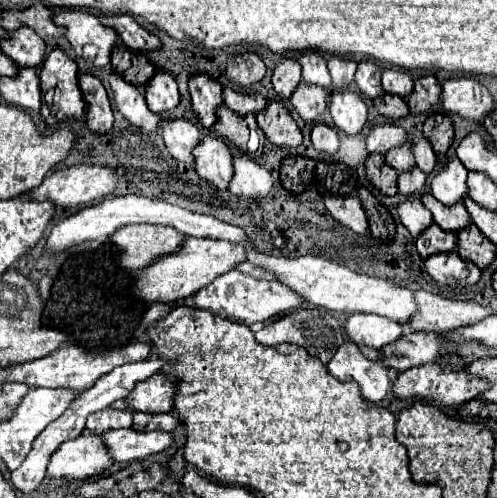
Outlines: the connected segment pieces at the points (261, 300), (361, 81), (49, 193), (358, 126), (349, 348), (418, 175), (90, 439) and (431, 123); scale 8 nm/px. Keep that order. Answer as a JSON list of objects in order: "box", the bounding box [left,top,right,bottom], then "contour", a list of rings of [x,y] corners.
[{"box":[192,270,304,326],"contour":[[[230,270],[226,274],[220,274],[214,282],[210,282],[202,290],[198,290],[192,296],[192,300],[202,310],[210,310],[212,314],[244,322],[246,326],[252,326],[256,322],[268,322],[270,318],[290,312],[304,302],[302,298],[298,298],[298,294],[294,294],[290,288],[286,288],[284,284],[280,284],[276,280],[256,280],[256,278],[246,276],[238,270]]]},{"box":[354,62,384,100],"contour":[[[360,62],[360,64],[358,64],[358,70],[356,70],[354,82],[356,82],[358,90],[360,90],[366,98],[374,100],[374,98],[384,96],[382,84],[380,84],[380,76],[382,76],[380,66],[376,66],[376,64],[372,64],[372,62]]]},{"box":[28,164,116,208],"contour":[[[78,164],[78,166],[70,166],[70,168],[60,168],[60,170],[54,170],[52,174],[48,174],[44,178],[44,182],[30,190],[28,196],[34,200],[34,202],[44,202],[44,200],[50,200],[54,202],[56,206],[62,206],[62,208],[72,208],[72,206],[82,206],[82,204],[90,204],[94,200],[100,200],[104,196],[110,196],[114,186],[116,186],[116,174],[108,168],[100,168],[100,166],[90,166],[90,164]]]},{"box":[330,90,368,136],"contour":[[[344,90],[344,92],[334,92],[330,102],[330,114],[338,130],[342,130],[348,136],[356,136],[366,126],[368,108],[356,92]]]},{"box":[326,342,390,402],"contour":[[[344,342],[326,368],[340,382],[358,382],[362,398],[368,402],[380,402],[390,390],[386,368],[370,362],[354,342]]]},{"box":[398,166,426,196],"contour":[[[414,166],[414,170],[408,170],[406,174],[398,176],[398,192],[402,196],[420,196],[426,186],[426,174]]]},{"box":[48,434,112,480],"contour":[[[80,434],[74,440],[62,442],[48,462],[48,478],[86,480],[102,474],[112,466],[106,448],[94,434]]]},{"box":[424,114,454,158],"contour":[[[430,114],[428,120],[424,122],[424,136],[430,140],[436,156],[444,158],[446,152],[448,152],[448,148],[452,146],[452,140],[454,140],[452,120],[446,114],[444,116]]]}]

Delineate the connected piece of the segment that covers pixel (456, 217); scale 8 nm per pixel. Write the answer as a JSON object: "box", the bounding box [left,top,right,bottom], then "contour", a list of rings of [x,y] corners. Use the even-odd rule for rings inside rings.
{"box":[422,194,472,234],"contour":[[[424,194],[424,196],[422,196],[422,204],[432,212],[434,222],[436,222],[442,230],[446,230],[446,232],[458,234],[460,230],[464,230],[464,228],[468,228],[468,226],[472,224],[470,214],[468,214],[468,210],[466,210],[464,206],[446,208],[446,206],[442,206],[442,204],[440,204],[434,196],[430,196],[430,194]]]}

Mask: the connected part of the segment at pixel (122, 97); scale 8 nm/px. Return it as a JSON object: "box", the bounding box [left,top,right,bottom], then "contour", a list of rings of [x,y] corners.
{"box":[110,74,160,134],"contour":[[[110,74],[110,86],[114,92],[116,108],[122,112],[122,116],[136,128],[140,128],[146,134],[154,134],[160,124],[160,114],[152,114],[144,100],[144,90],[130,86],[122,76]]]}

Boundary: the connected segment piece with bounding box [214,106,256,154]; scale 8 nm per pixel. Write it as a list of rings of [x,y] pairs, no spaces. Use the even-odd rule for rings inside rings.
[[[222,106],[218,110],[218,122],[214,124],[214,130],[218,134],[222,134],[230,144],[240,148],[240,152],[248,154],[248,148],[246,148],[248,134],[250,134],[250,124],[248,122],[256,122],[256,118],[254,116],[238,118],[238,114],[234,114],[232,110],[226,110],[226,106]]]

